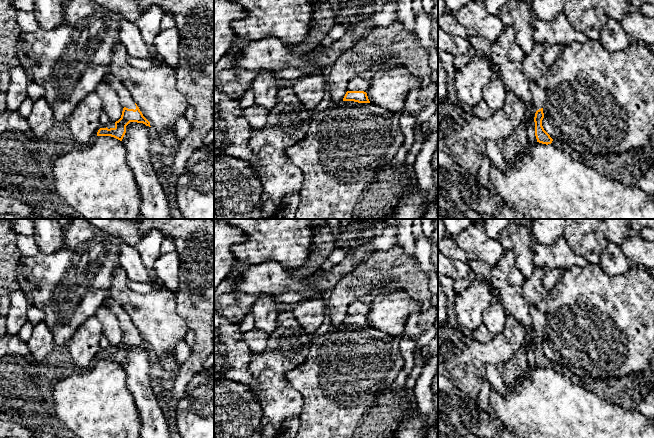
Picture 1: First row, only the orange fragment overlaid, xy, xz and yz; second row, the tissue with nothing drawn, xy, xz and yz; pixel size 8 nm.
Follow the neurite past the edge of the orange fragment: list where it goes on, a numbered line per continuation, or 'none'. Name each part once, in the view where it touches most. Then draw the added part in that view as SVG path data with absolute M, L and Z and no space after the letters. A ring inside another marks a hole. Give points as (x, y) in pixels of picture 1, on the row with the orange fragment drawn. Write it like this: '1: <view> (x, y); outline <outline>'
1: xy (126, 100); outline M107 73L103 79L111 88L113 88L119 96L122 108L136 109L135 102L126 89L117 79L115 79L110 73Z

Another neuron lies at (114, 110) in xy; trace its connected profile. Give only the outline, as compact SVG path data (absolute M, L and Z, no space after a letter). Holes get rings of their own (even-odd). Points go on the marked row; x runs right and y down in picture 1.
M102 80L95 91L99 95L103 103L103 110L111 119L112 123L115 123L121 118L122 115L122 105L116 91L111 88L104 80Z

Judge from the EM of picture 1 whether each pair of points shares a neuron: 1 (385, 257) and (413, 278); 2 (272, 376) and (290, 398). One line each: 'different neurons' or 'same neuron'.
1: same neuron
2: same neuron

